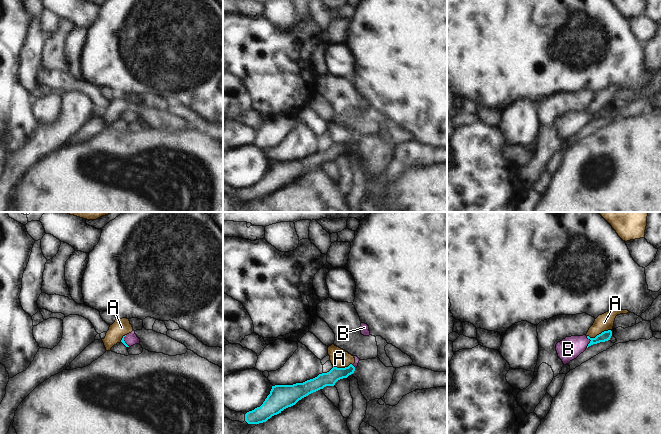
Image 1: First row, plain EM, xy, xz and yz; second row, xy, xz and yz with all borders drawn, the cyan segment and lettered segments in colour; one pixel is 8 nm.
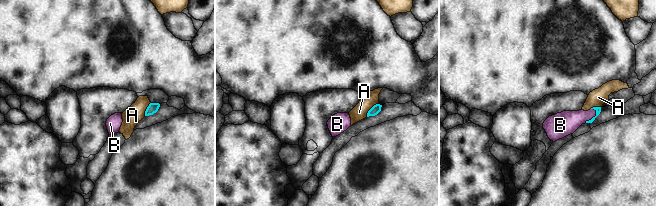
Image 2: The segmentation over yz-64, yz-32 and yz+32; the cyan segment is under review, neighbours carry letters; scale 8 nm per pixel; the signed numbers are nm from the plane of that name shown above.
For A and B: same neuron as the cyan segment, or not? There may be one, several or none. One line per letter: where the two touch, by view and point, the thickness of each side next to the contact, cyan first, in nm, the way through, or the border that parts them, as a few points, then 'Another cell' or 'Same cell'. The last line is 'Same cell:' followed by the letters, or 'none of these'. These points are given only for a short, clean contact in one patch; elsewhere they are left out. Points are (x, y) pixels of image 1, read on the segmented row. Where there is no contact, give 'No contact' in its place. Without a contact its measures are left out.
A: Touches cyan at yz (599, 334). Thickness 80 nm (cyan) against 140 nm. Boundary: yz (610, 329), (604, 330), (594, 337), (587, 336). Another cell
B: Touches cyan at yz (590, 342). Thickness 80 nm (cyan) against 180 nm. Path across: yz (606, 335), (590, 342), (581, 342), (568, 349). Same cell
Same cell: B

